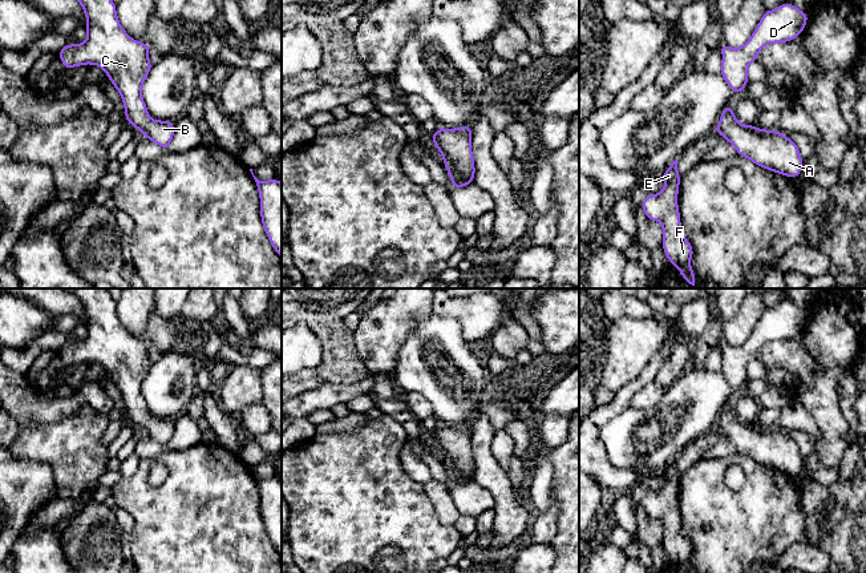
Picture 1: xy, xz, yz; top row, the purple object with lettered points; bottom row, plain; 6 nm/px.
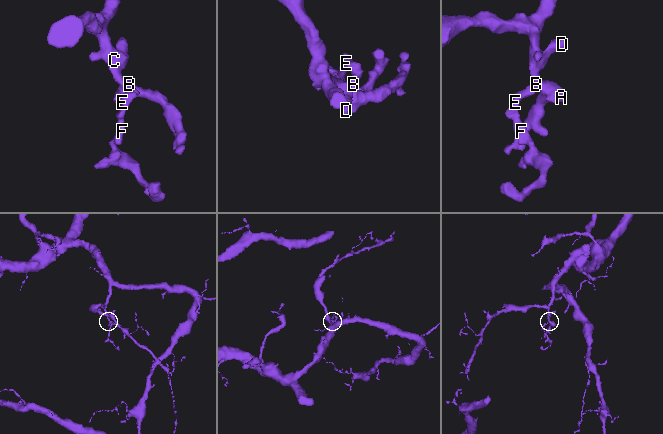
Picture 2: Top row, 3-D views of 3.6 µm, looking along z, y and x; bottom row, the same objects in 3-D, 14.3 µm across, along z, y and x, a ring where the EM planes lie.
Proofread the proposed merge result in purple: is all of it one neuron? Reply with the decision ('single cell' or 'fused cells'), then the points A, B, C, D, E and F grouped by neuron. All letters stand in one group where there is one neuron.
single cell; groups A B C D E F

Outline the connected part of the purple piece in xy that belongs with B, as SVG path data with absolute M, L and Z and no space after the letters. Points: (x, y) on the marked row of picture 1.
M112 0L77 1L82 5L88 20L88 39L77 45L66 44L60 51L58 57L64 66L69 69L85 64L100 65L122 97L126 122L135 126L142 136L167 150L174 137L174 122L150 118L141 93L143 81L153 68L149 62L149 45L146 43L135 41L125 32L125 29L120 25L116 4Z

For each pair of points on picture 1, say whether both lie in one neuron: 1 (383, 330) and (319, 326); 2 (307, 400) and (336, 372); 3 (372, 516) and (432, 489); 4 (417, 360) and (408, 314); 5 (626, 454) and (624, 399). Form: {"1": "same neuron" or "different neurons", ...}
{"1": "different neurons", "2": "different neurons", "3": "different neurons", "4": "different neurons", "5": "different neurons"}

